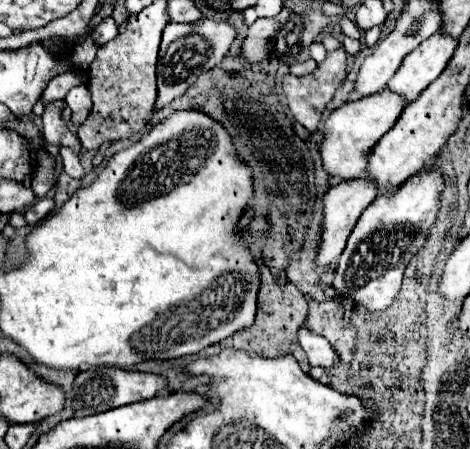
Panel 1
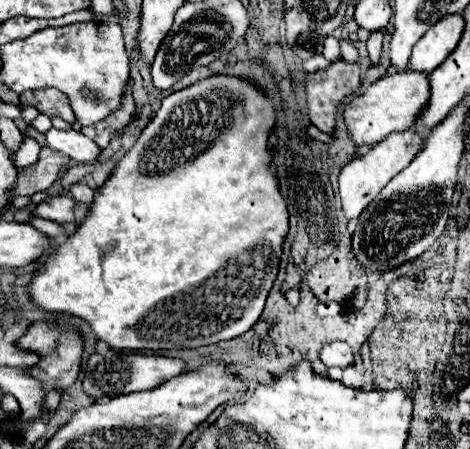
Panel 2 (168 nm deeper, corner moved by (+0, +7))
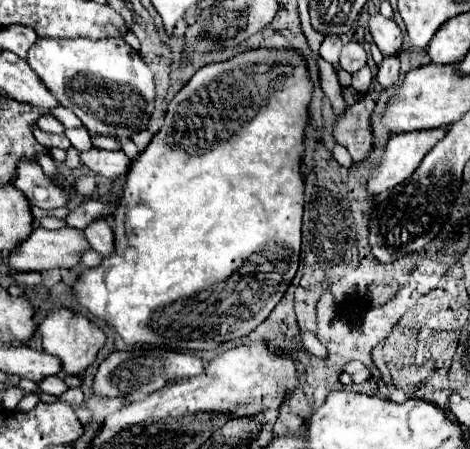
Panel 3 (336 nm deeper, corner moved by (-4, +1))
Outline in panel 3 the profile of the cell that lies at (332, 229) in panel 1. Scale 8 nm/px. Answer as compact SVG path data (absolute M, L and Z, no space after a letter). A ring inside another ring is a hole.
M432 129L432 131L410 131L410 133L400 133L400 135L392 135L386 143L386 149L384 149L384 155L382 155L382 161L376 163L364 183L366 187L366 193L368 197L378 197L382 193L386 193L388 189L396 187L398 183L406 181L414 171L416 167L420 165L420 161L424 159L424 155L444 137L446 129Z

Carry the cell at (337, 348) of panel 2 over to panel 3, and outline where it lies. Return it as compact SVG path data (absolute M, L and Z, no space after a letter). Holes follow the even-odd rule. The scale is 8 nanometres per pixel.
M350 361L350 363L344 367L344 371L350 373L350 377L352 377L354 383L362 383L362 381L370 379L370 369L368 369L364 363L360 363L360 361Z

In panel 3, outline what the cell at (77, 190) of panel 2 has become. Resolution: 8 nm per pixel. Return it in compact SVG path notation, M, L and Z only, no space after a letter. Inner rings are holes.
M104 219L92 221L84 229L84 235L86 235L90 247L96 249L100 255L110 255L114 251L114 245L112 245L112 229L110 229L110 225Z

